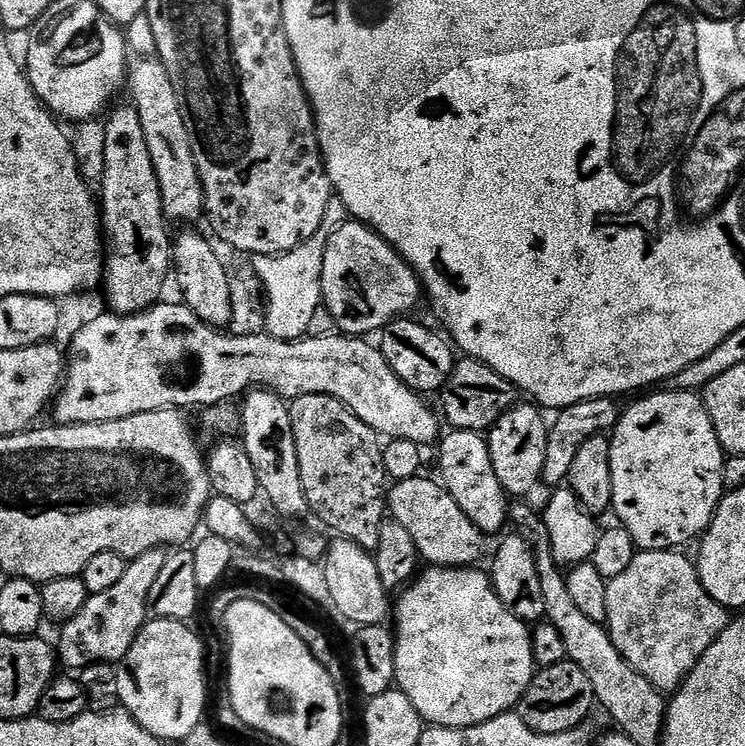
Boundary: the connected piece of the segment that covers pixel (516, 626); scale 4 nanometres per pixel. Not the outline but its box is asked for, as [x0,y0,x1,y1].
[394,566,534,728]

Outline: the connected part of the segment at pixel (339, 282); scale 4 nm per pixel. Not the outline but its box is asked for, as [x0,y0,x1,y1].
[320,222,422,334]

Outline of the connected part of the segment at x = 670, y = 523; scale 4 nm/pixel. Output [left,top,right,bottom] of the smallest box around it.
[606,390,726,552]

